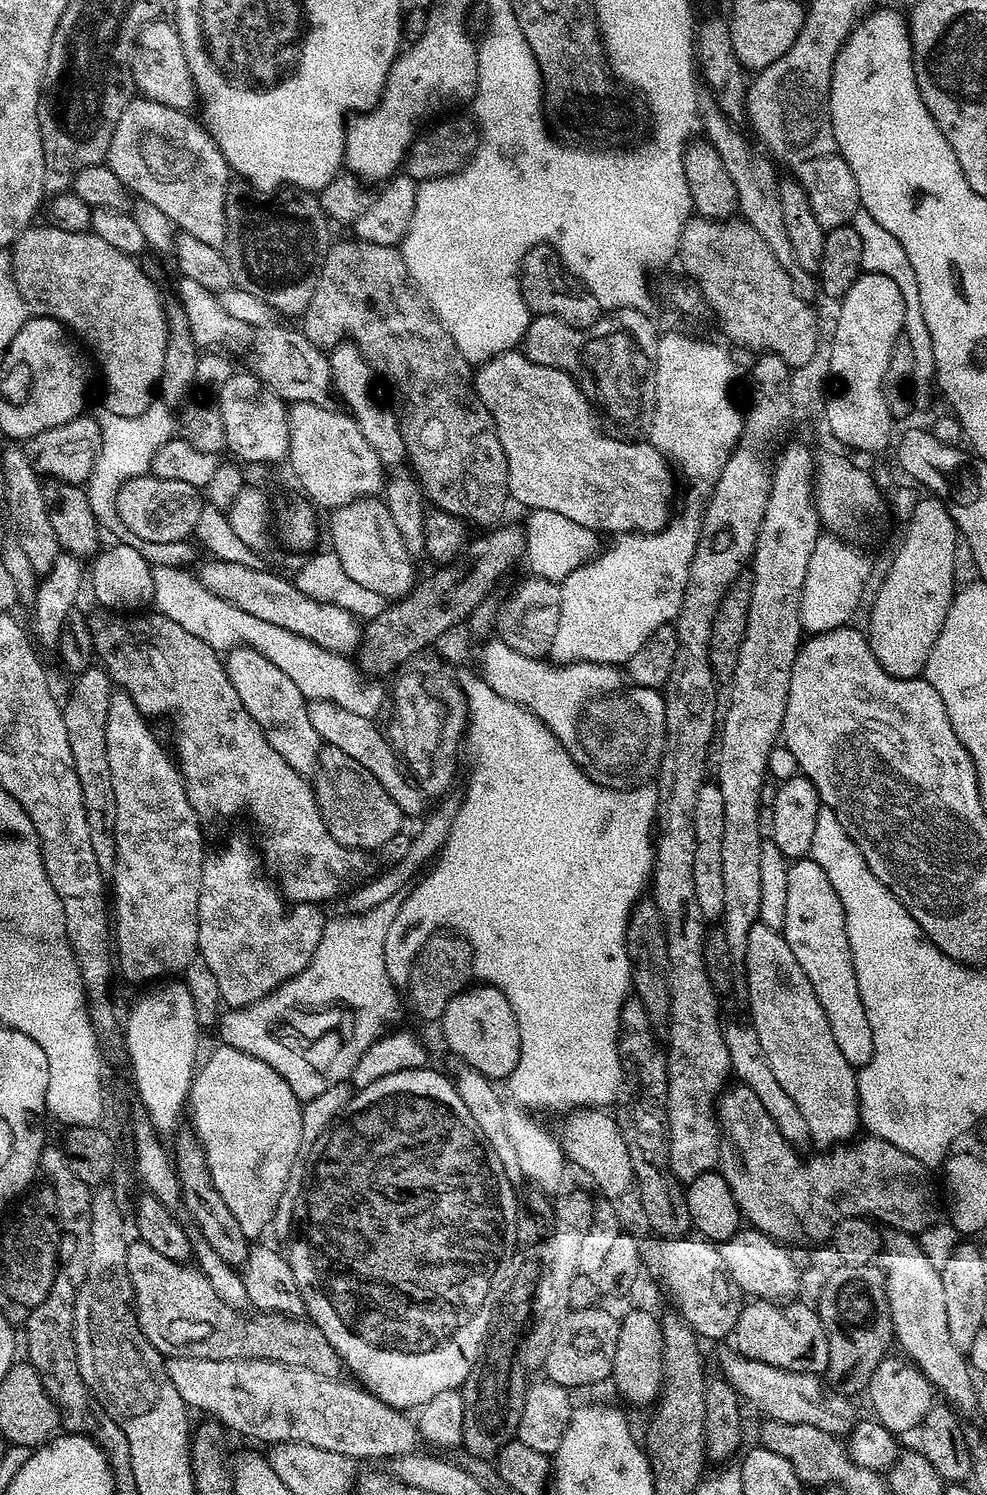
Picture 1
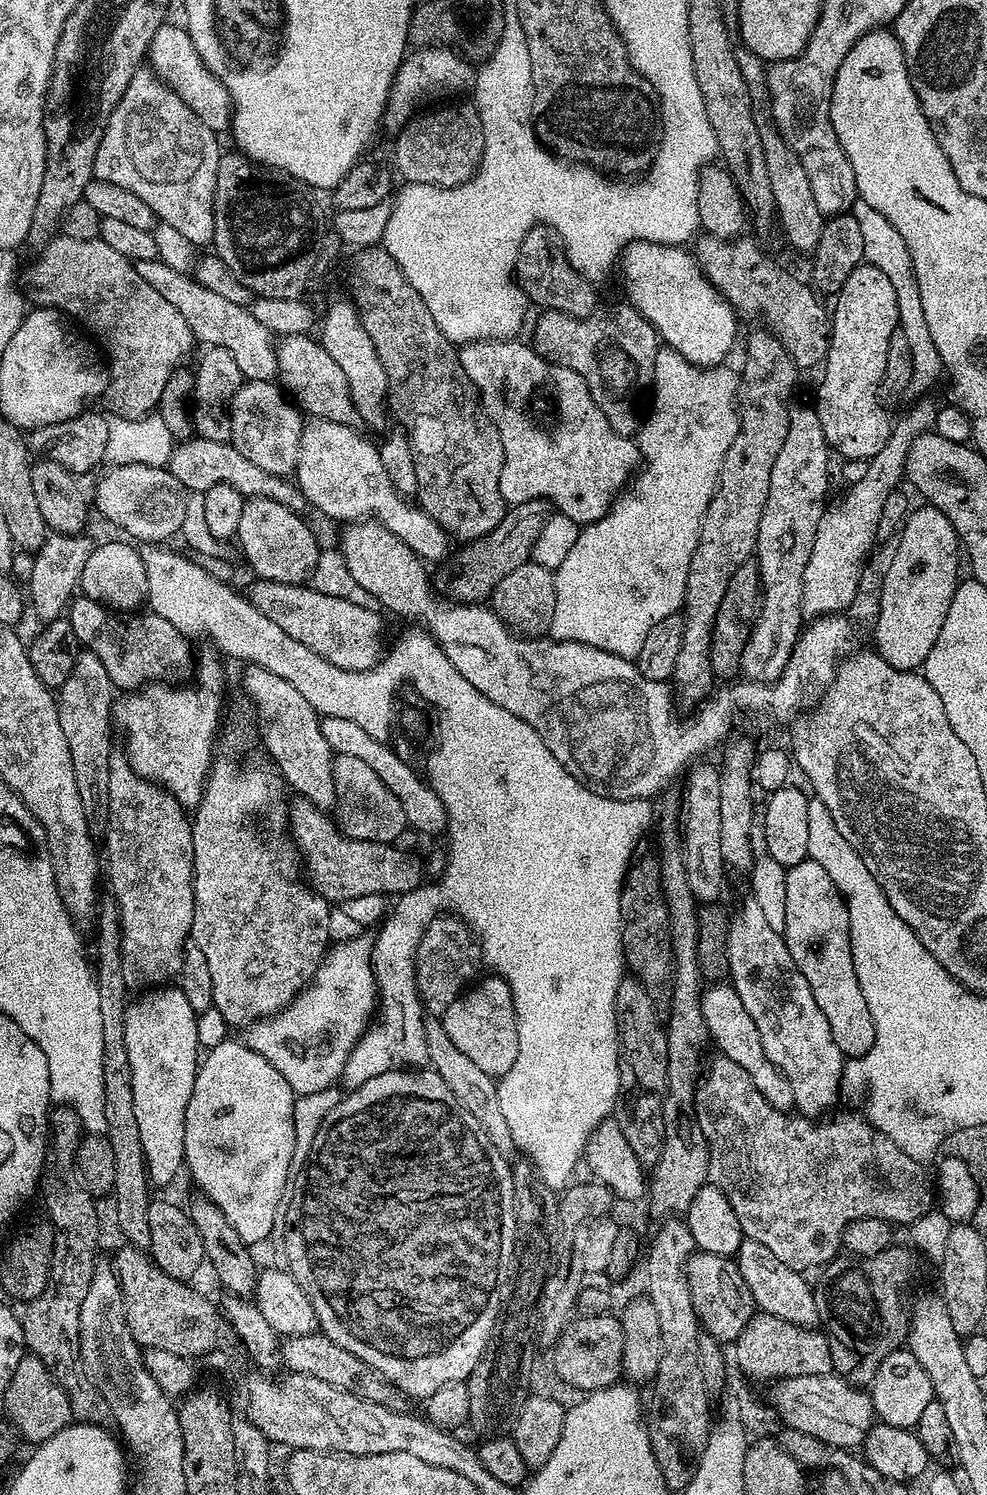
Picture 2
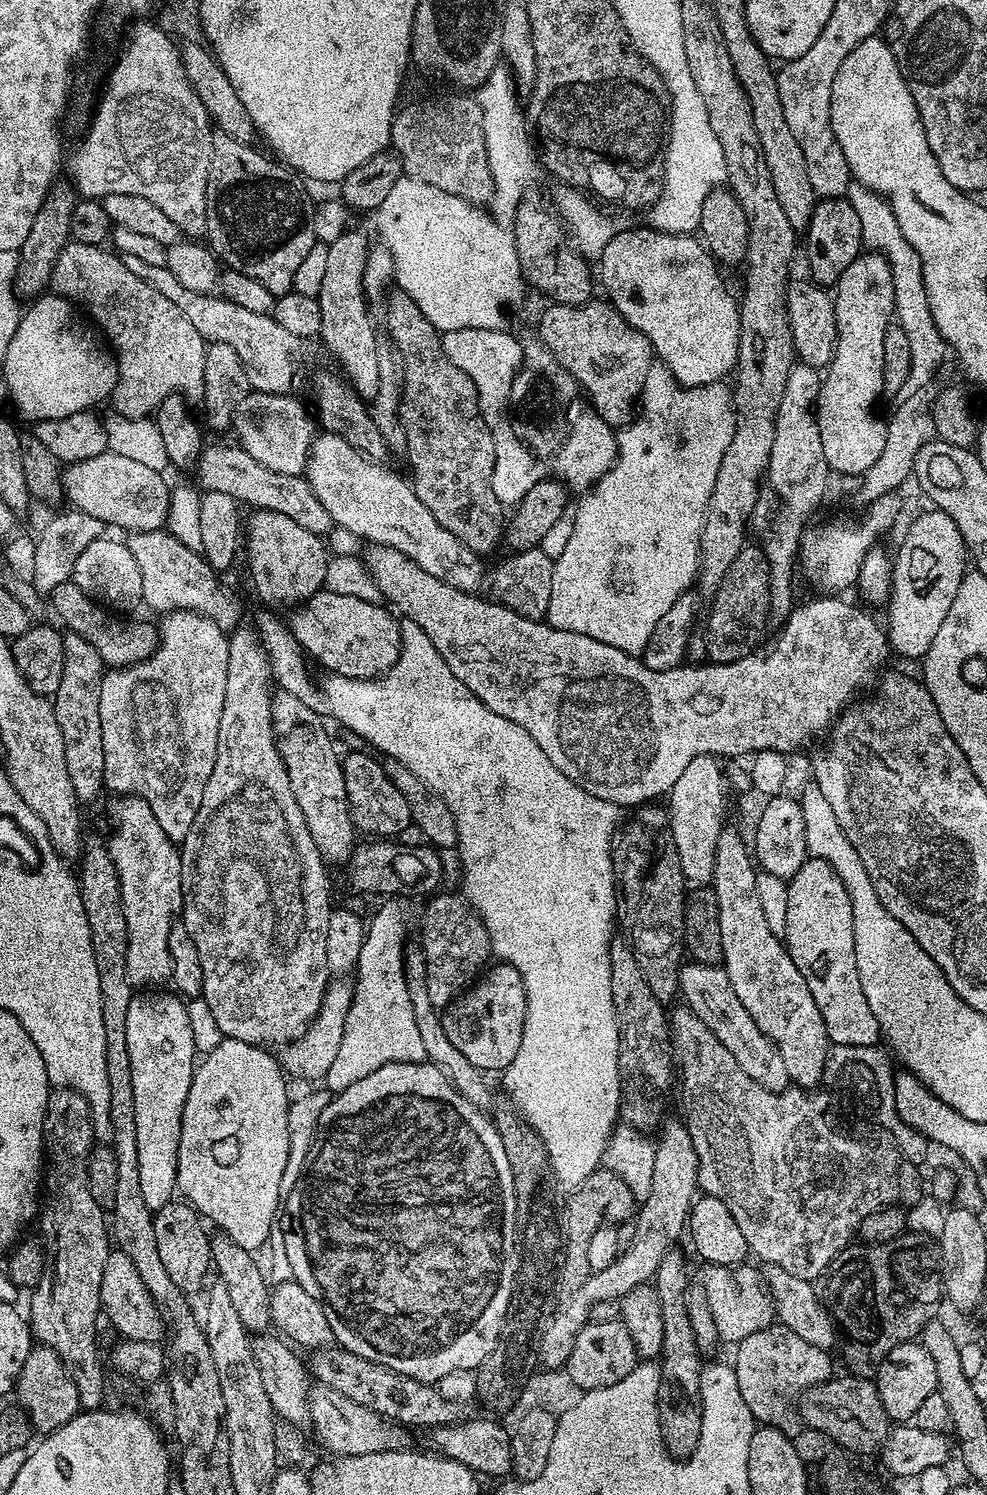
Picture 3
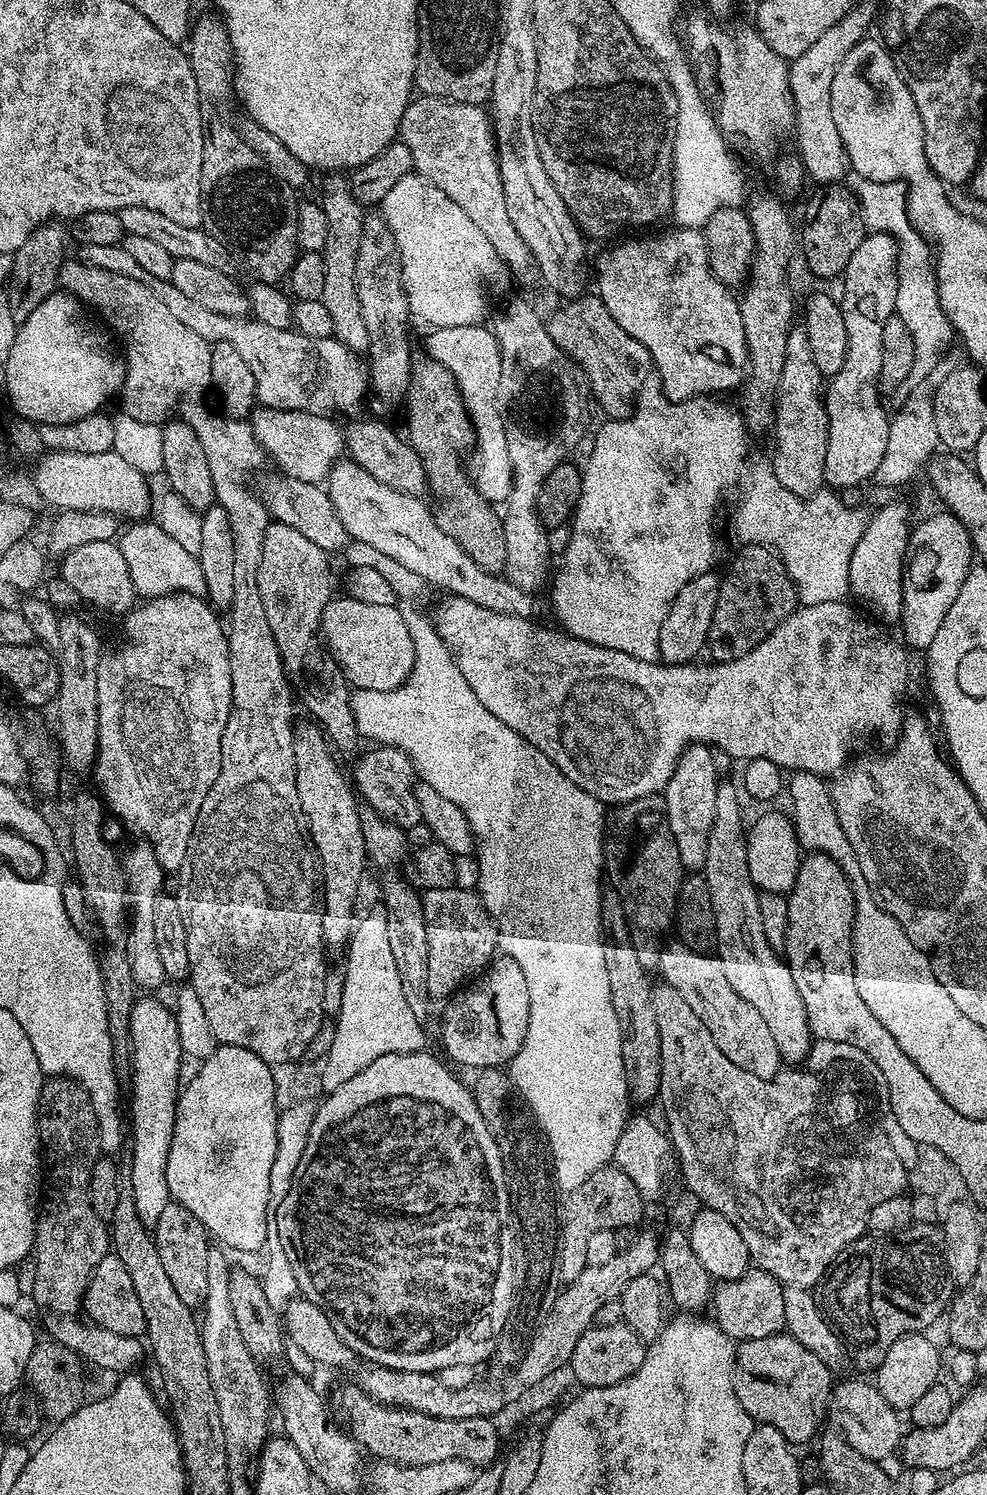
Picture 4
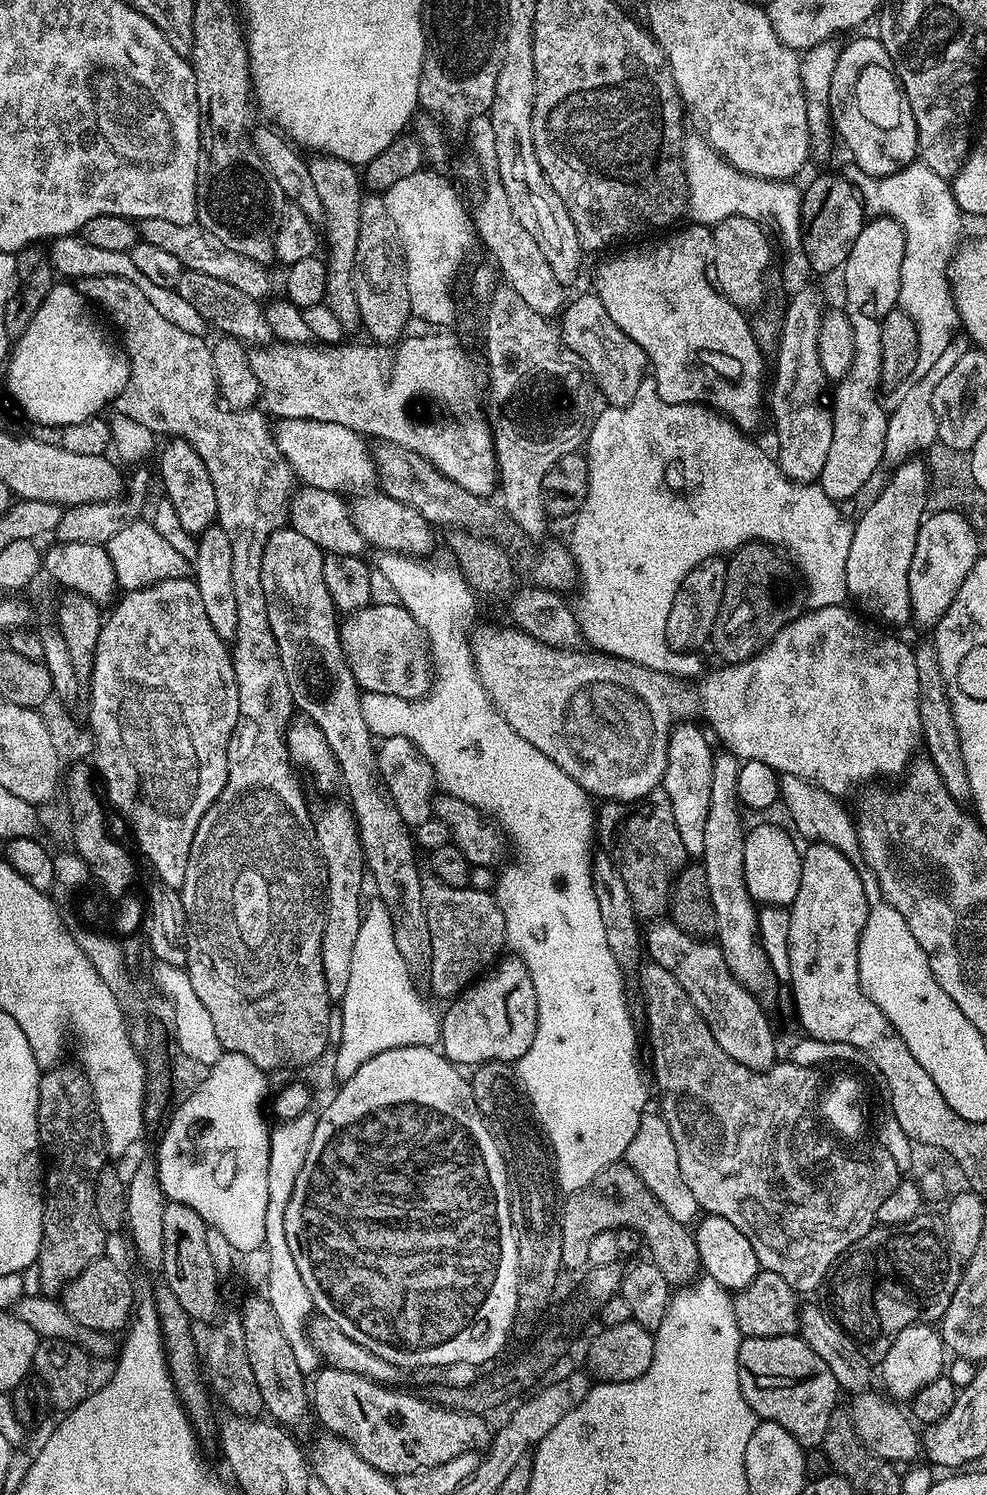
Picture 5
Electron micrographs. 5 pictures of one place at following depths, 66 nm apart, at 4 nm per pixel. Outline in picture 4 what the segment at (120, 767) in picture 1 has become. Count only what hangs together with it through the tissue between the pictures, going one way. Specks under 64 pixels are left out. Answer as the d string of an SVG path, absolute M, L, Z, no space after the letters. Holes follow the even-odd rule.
M139 842L126 854L123 853L122 863L127 878L128 901L130 909L130 927L127 936L127 953L129 955L130 974L132 981L139 989L152 990L167 981L159 955L157 931L154 928L155 903L159 899L166 873L157 860L152 845Z

